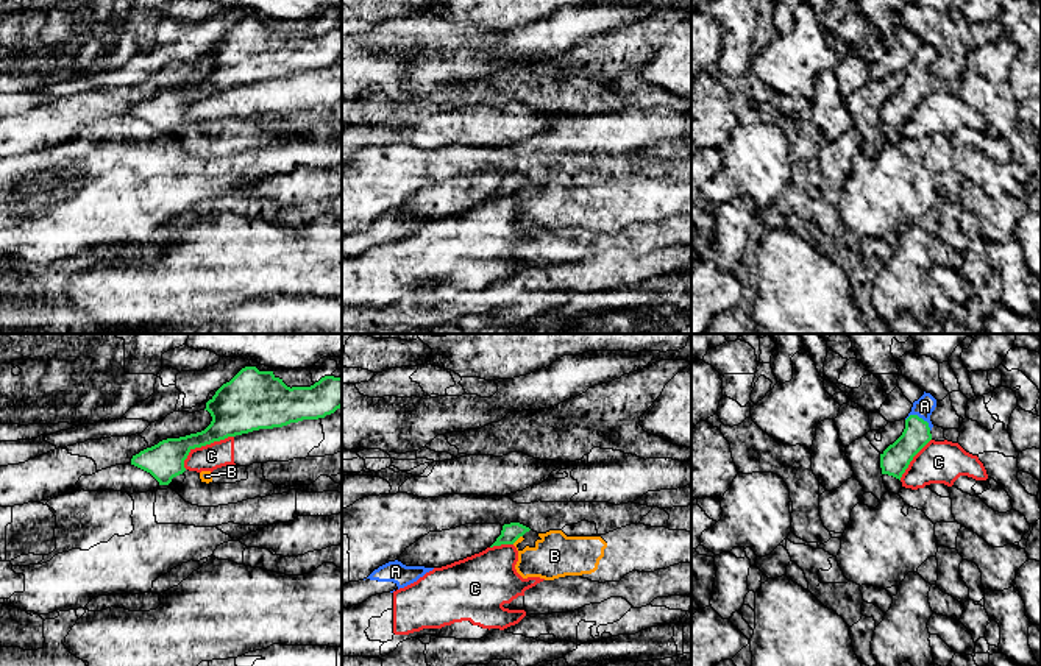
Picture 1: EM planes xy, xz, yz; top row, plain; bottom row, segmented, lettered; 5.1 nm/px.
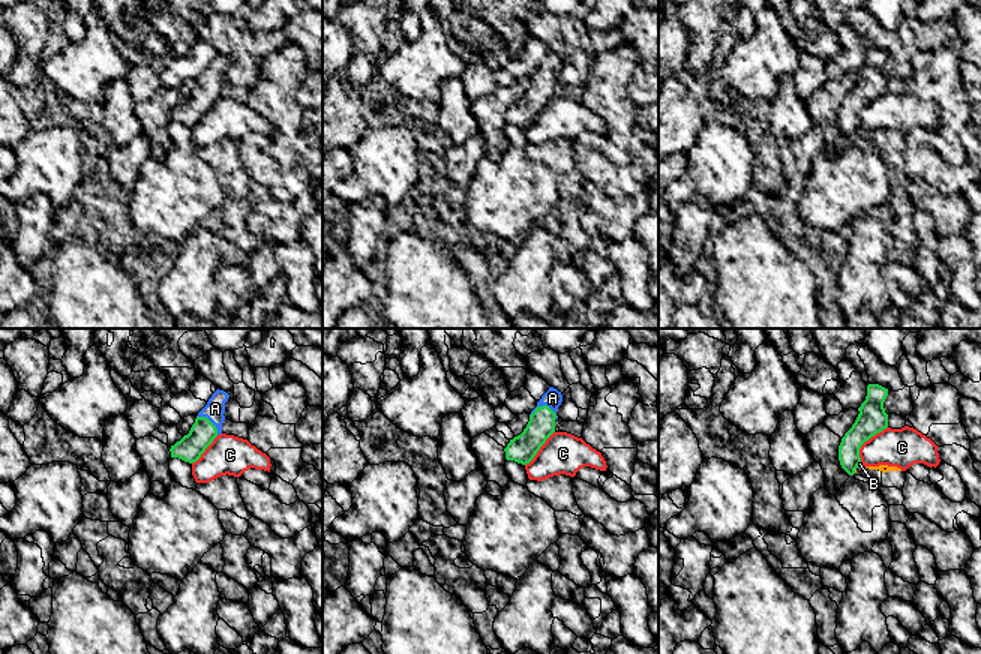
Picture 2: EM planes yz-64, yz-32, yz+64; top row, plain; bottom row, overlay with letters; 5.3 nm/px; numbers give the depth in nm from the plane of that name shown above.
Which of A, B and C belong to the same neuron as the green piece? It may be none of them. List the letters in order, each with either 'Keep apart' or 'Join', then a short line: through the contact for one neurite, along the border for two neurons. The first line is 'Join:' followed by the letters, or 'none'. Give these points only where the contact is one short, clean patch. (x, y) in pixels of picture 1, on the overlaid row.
Join: A
A: Join
B: Keep apart. Line: xz (522, 535), (512, 543)
C: Keep apart

